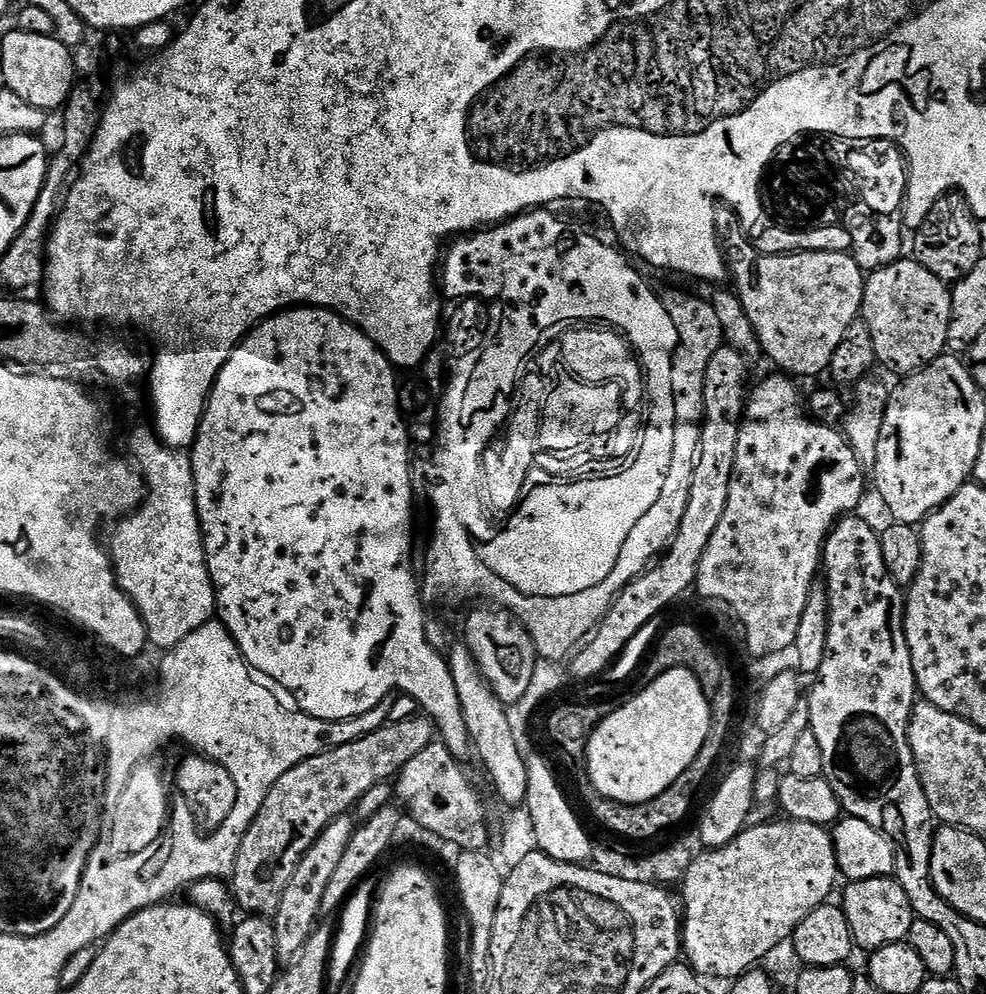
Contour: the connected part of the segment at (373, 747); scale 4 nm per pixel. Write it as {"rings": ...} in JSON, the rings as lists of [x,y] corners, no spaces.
{"rings":[[[428,713],[418,716],[390,726],[383,725],[371,737],[345,745],[342,749],[334,750],[333,753],[327,753],[322,757],[315,757],[307,764],[301,765],[300,769],[291,772],[291,775],[284,775],[275,780],[268,797],[264,799],[259,816],[249,826],[248,833],[244,835],[244,841],[240,844],[240,850],[236,853],[235,863],[240,866],[240,876],[233,872],[230,876],[230,886],[234,891],[236,903],[243,911],[245,908],[245,913],[263,918],[278,913],[283,896],[299,868],[301,857],[311,850],[312,845],[329,824],[351,813],[372,787],[385,782],[399,781],[405,769],[411,767],[411,763],[424,756],[428,750],[440,745],[449,746],[450,738],[445,726],[447,723],[442,716]]]}

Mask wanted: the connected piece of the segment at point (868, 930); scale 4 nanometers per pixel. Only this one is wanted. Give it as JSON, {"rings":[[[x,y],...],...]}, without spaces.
{"rings":[[[883,876],[869,880],[854,880],[847,887],[842,907],[857,949],[875,950],[887,944],[907,941],[914,913],[910,898],[906,890],[902,890],[899,880]]]}

